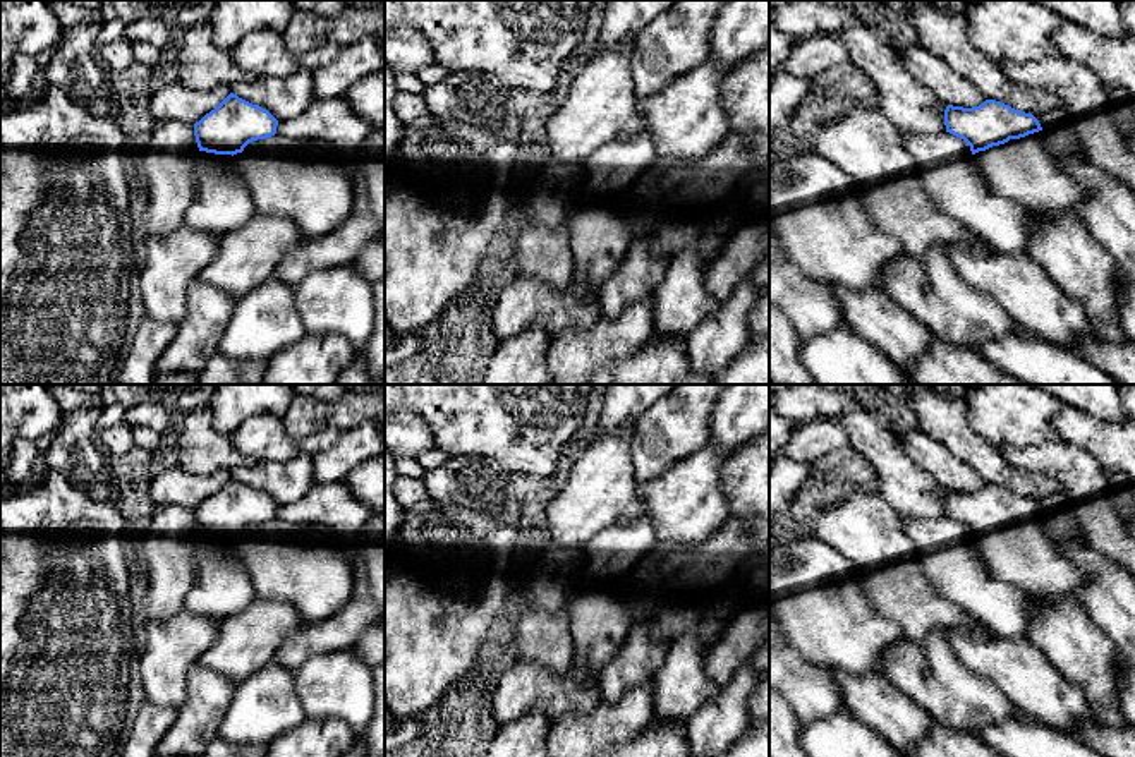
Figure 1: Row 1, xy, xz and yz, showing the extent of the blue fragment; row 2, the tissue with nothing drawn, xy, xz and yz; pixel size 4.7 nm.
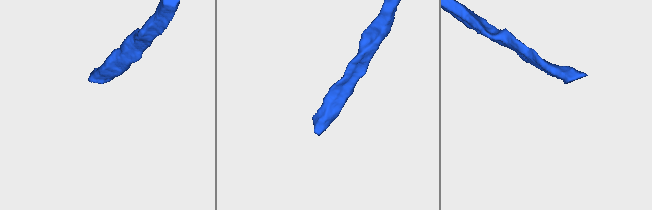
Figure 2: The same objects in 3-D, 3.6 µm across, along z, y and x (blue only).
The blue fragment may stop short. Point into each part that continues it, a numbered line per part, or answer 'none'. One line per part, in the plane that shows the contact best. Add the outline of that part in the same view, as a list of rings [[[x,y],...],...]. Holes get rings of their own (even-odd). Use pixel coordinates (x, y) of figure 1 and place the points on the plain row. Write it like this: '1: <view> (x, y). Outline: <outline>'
1: yz (1024, 555). Outline: [[[1044,515],[974,539],[994,578],[1023,589],[1030,596],[1065,599],[1083,587],[1085,570],[1068,560],[1049,536]]]

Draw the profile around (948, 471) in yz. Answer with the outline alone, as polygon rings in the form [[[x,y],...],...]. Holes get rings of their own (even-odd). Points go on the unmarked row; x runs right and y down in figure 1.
[[[893,426],[910,458],[929,472],[939,486],[972,493],[986,486],[984,479],[956,458],[944,445],[920,429],[900,431]]]

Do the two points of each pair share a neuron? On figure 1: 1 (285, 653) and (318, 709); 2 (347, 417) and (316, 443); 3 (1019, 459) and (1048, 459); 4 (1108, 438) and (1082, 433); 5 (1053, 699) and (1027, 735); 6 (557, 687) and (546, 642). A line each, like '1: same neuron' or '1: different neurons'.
1: different neurons
2: different neurons
3: same neuron
4: same neuron
5: different neurons
6: different neurons

